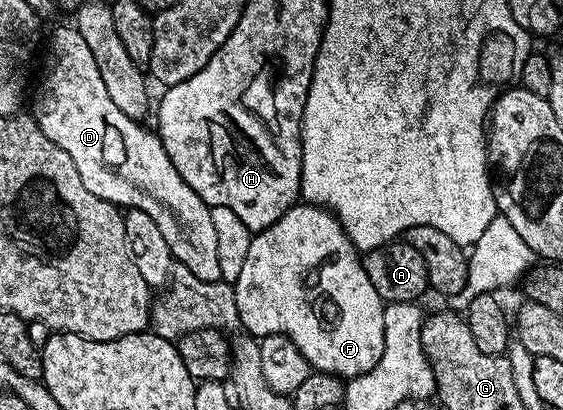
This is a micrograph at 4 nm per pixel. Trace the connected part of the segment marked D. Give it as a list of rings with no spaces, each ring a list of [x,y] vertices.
[[[67,24],[54,30],[49,42],[41,90],[31,109],[32,115],[41,126],[45,138],[61,146],[61,150],[65,150],[65,154],[73,158],[73,166],[77,166],[77,174],[81,174],[81,182],[85,182],[85,187],[97,194],[97,198],[107,200],[120,209],[145,210],[145,214],[149,214],[149,218],[157,222],[165,242],[169,242],[172,257],[178,263],[189,266],[189,271],[197,274],[201,282],[221,280],[221,262],[217,259],[217,233],[213,230],[211,208],[198,194],[189,190],[181,174],[177,174],[177,166],[169,162],[169,154],[165,154],[165,146],[158,135],[114,105],[113,98],[106,92],[105,82],[102,81],[93,54],[74,25]]]

